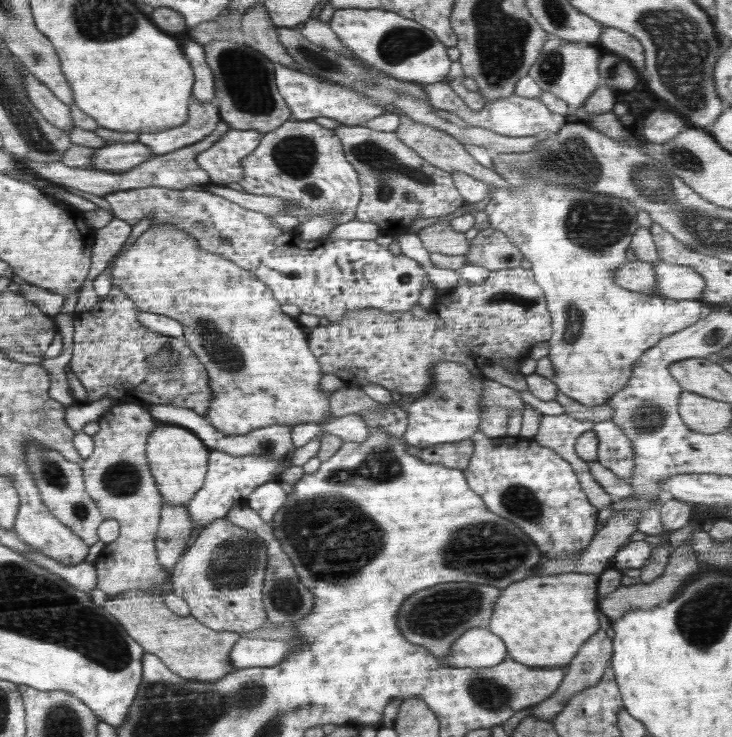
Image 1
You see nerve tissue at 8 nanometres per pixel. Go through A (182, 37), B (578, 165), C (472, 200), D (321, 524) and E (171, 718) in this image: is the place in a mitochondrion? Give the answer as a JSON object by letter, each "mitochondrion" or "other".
{"A":"other","B":"mitochondrion","C":"other","D":"mitochondrion","E":"mitochondrion"}

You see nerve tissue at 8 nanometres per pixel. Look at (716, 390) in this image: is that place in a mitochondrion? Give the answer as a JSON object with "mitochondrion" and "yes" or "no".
{"mitochondrion":"no"}

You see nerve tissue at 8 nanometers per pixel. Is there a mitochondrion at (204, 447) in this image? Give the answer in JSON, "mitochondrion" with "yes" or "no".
{"mitochondrion":"no"}

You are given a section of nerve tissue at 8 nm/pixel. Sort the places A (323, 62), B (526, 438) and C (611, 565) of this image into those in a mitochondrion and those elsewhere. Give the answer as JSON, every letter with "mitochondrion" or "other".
{"A":"mitochondrion","B":"other","C":"other"}

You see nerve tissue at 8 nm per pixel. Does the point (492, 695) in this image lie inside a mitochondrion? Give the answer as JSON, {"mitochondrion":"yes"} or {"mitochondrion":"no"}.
{"mitochondrion":"yes"}

